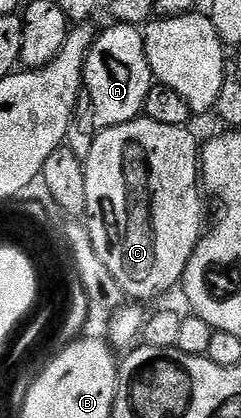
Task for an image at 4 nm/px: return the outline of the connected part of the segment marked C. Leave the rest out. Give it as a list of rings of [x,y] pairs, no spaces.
[[[139,117],[128,121],[124,125],[101,128],[97,132],[98,136],[90,143],[90,152],[84,155],[84,166],[86,169],[84,193],[88,193],[84,222],[90,229],[92,245],[98,254],[98,262],[105,267],[107,276],[113,280],[119,292],[123,296],[131,295],[134,298],[131,300],[154,299],[157,295],[162,295],[165,291],[172,290],[173,287],[175,290],[181,284],[182,275],[186,272],[188,261],[192,257],[199,239],[204,234],[204,226],[202,227],[202,199],[204,200],[204,191],[200,186],[200,143],[194,140],[194,135],[190,130],[189,126],[160,125],[160,121]]]

